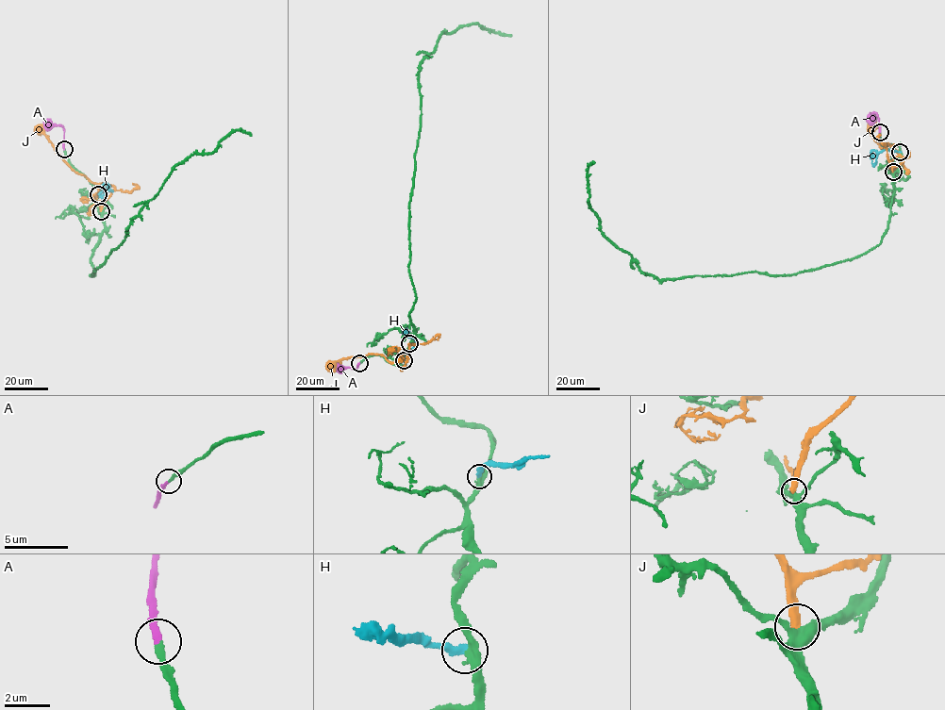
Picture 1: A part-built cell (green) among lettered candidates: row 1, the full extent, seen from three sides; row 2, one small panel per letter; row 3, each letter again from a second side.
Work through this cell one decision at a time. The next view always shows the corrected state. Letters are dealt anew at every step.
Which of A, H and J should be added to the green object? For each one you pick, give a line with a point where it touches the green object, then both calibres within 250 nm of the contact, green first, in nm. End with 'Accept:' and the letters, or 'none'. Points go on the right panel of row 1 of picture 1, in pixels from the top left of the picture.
A: meets green at (880, 132); 240 nm thick on the green side, 240 nm on the other
Accept: A

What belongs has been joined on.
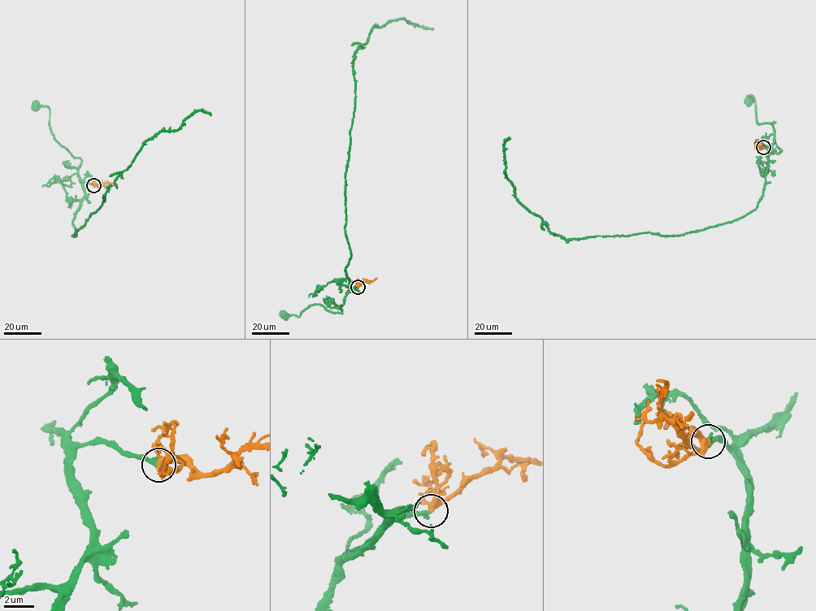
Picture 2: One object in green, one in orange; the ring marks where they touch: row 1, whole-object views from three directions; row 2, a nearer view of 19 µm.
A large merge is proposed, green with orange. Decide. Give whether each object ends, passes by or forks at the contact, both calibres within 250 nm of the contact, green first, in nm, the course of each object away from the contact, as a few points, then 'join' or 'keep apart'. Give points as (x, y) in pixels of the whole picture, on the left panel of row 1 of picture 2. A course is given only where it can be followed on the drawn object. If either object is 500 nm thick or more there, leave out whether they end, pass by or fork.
green ends there; orange forks there; 280 nm thick on the green side, 320 nm on the other; green runs (93, 184), (80, 179), (78, 168), (81, 159), (72, 157), (54, 139), (49, 124), (47, 106), (36, 106); orange runs (93, 184), (99, 186), (104, 183), (111, 185); join

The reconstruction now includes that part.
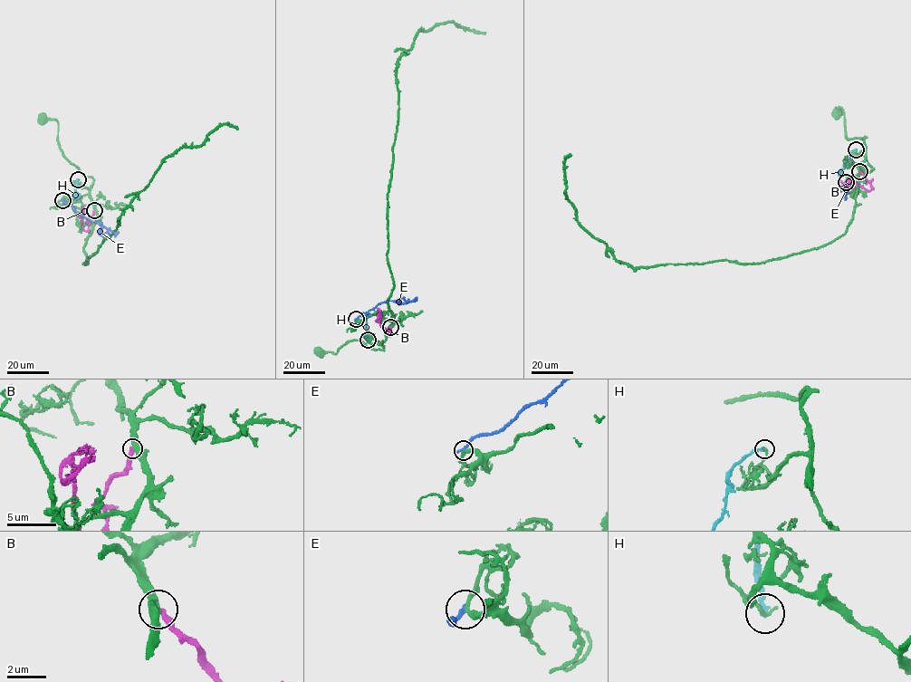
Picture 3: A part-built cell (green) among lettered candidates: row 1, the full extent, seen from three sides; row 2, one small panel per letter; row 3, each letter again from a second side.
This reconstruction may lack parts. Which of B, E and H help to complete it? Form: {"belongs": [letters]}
{"belongs": []}

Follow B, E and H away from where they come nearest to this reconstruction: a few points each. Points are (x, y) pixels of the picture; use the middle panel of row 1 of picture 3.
B: (390, 327), (388, 332), (389, 331), (381, 326), (378, 321), (379, 311), (377, 310)
E: (356, 319), (388, 300), (405, 303), (417, 297)
H: (368, 340), (365, 314), (370, 313)

